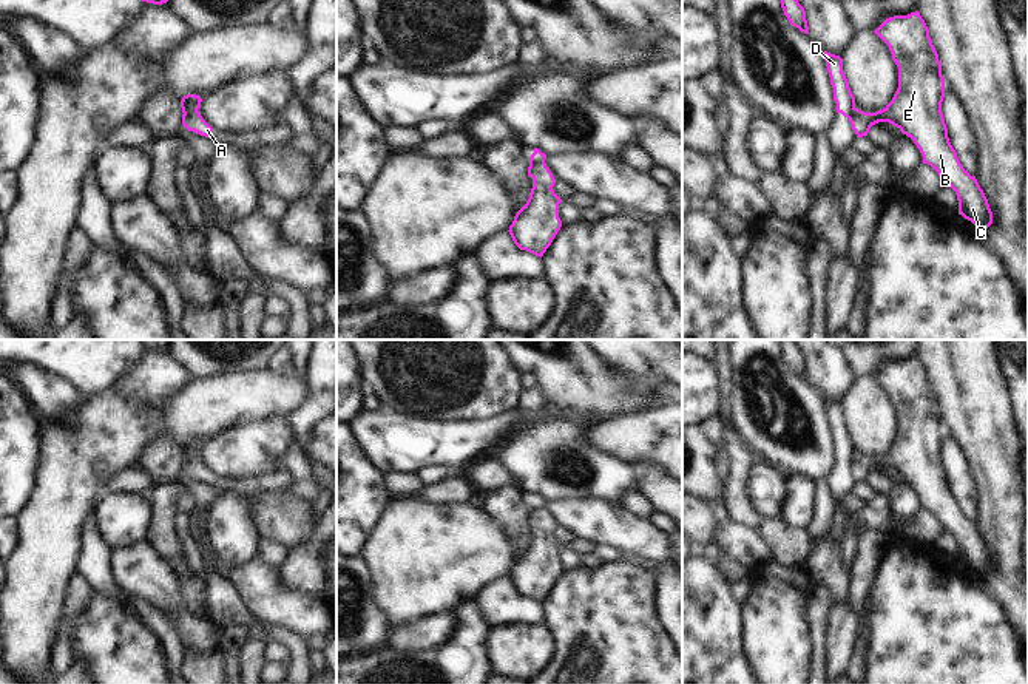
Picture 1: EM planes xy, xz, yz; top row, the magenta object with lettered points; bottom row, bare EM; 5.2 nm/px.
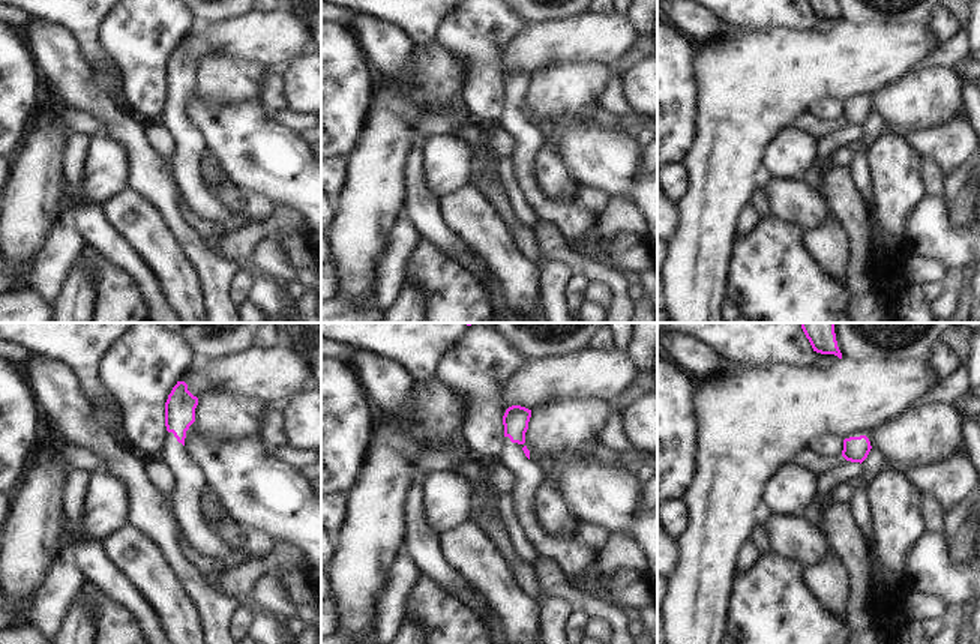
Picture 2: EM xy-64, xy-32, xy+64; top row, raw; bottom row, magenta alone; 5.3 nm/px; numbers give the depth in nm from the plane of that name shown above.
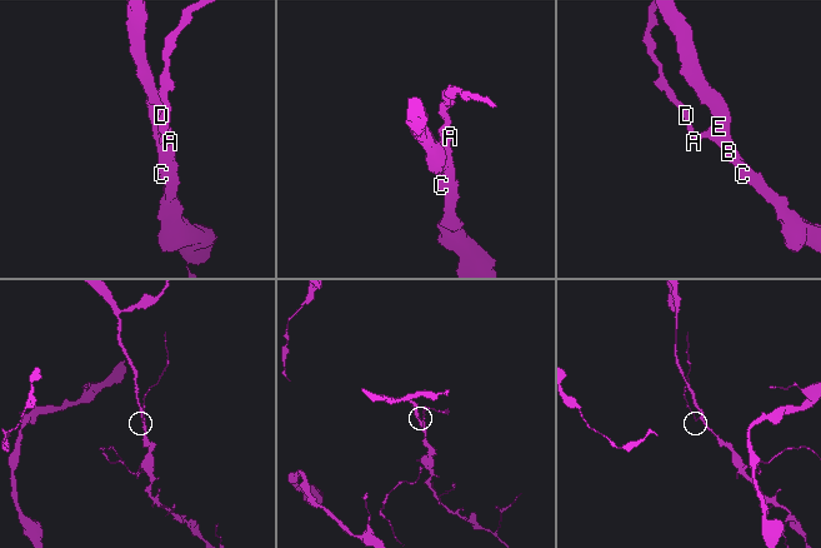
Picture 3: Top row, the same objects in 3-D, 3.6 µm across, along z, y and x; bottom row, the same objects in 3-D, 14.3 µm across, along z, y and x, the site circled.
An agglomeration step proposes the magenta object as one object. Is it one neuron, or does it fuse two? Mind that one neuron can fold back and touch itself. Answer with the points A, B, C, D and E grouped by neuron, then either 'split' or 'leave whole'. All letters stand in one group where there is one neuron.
A B C E / D | split

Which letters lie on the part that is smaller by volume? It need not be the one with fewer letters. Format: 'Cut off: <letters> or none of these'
Cut off: D

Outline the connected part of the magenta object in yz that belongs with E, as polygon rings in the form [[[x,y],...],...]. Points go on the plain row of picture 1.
[[[918,357],[908,361],[894,361],[886,364],[874,378],[889,392],[892,406],[898,412],[898,434],[892,446],[880,457],[864,459],[855,454],[850,468],[854,479],[857,483],[867,482],[871,472],[878,468],[889,468],[897,472],[903,480],[914,486],[923,502],[923,510],[931,511],[943,525],[945,531],[955,537],[959,560],[985,577],[992,570],[992,557],[976,522],[971,522],[963,514],[949,488],[942,459],[942,448],[945,443],[942,409],[931,388],[925,366]]]

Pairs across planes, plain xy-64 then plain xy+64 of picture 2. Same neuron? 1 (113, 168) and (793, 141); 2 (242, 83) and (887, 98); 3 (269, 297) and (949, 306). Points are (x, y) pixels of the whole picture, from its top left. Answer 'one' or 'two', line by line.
1: one
2: one
3: two

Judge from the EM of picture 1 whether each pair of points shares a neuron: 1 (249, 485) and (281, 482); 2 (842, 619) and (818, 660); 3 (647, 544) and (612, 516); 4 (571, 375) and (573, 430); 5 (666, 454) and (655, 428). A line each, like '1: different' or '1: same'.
1: same
2: different
3: same
4: different
5: same

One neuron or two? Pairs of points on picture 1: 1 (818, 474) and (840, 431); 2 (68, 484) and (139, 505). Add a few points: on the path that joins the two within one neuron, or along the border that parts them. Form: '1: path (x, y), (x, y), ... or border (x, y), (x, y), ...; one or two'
1: border (825, 409), (835, 450), (835, 467), (828, 480); two
2: border (102, 493), (93, 510); two

